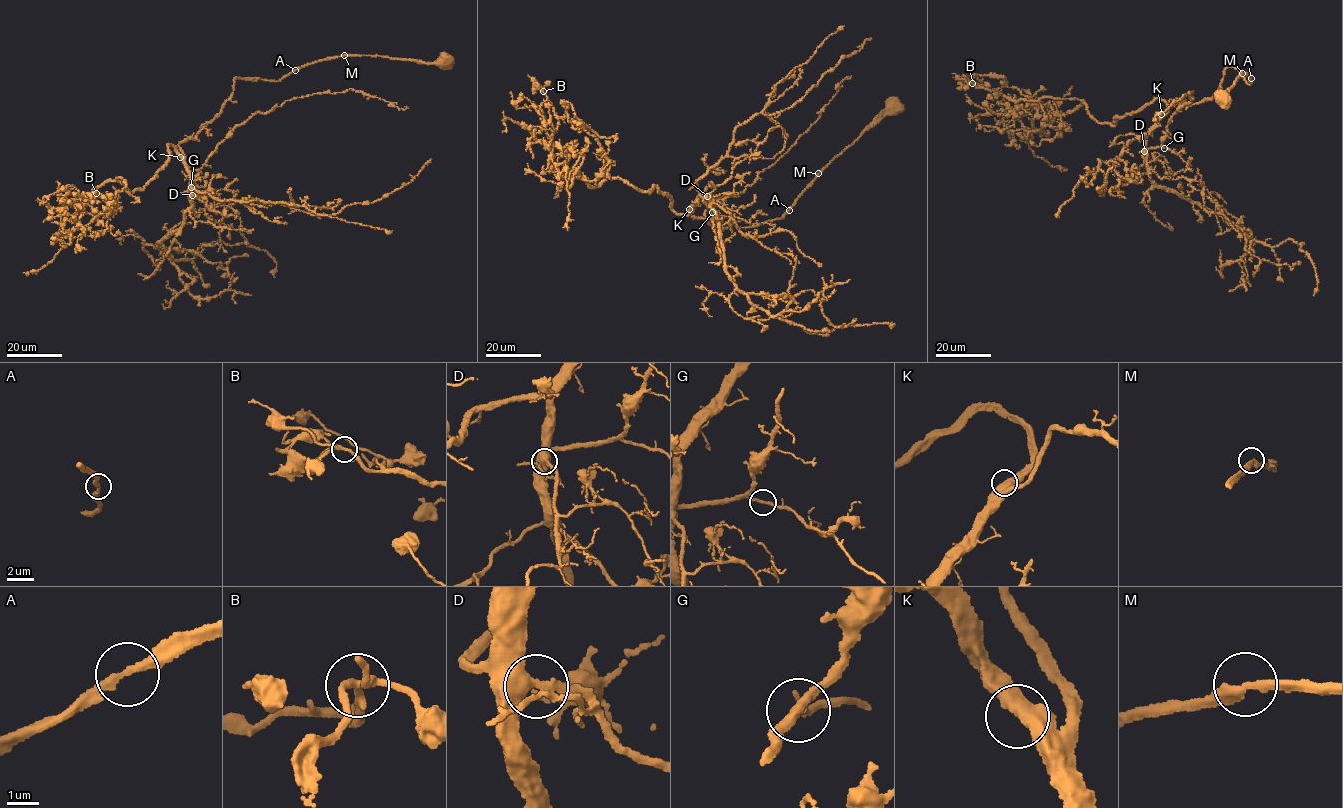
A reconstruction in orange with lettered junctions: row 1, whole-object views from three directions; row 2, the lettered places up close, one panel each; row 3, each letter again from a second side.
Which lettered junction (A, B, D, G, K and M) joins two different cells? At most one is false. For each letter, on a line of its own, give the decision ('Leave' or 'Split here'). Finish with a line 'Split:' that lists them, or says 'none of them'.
A: Leave
B: Leave
D: Leave
G: Leave
K: Leave
M: Leave
Split: none of them

